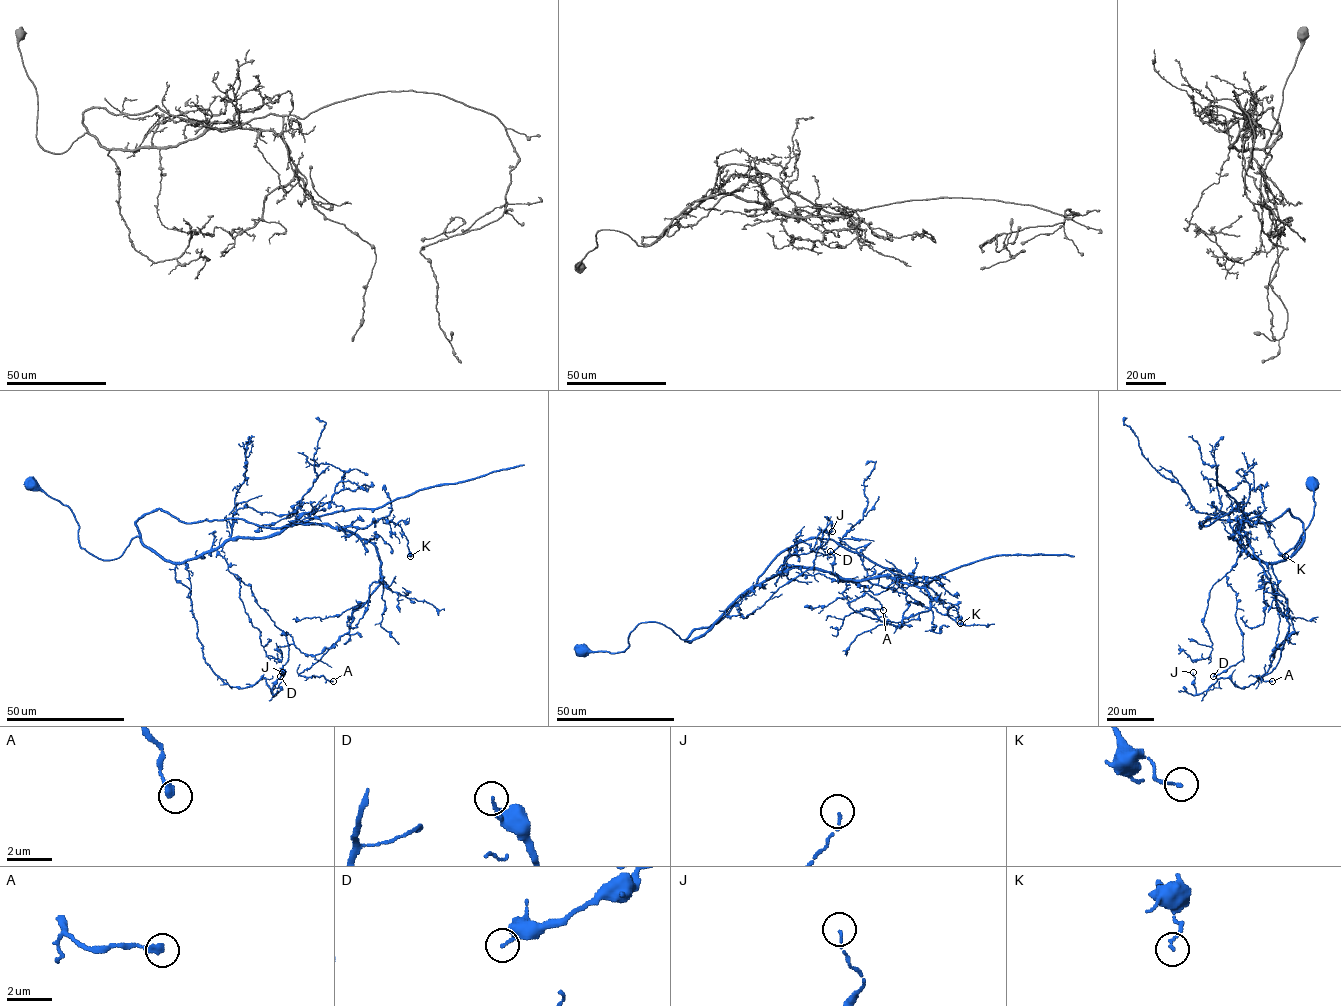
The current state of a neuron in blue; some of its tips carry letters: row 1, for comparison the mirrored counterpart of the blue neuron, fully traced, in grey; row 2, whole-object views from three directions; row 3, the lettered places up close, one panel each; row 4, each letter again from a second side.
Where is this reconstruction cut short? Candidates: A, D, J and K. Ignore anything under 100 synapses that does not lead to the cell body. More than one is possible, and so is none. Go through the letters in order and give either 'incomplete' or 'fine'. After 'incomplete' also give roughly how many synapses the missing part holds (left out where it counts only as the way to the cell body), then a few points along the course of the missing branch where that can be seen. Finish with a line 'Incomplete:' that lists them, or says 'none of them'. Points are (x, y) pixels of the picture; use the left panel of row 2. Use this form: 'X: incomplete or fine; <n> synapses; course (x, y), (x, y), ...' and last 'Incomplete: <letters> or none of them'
A: fine
D: fine
J: fine
K: fine
Incomplete: none of them

